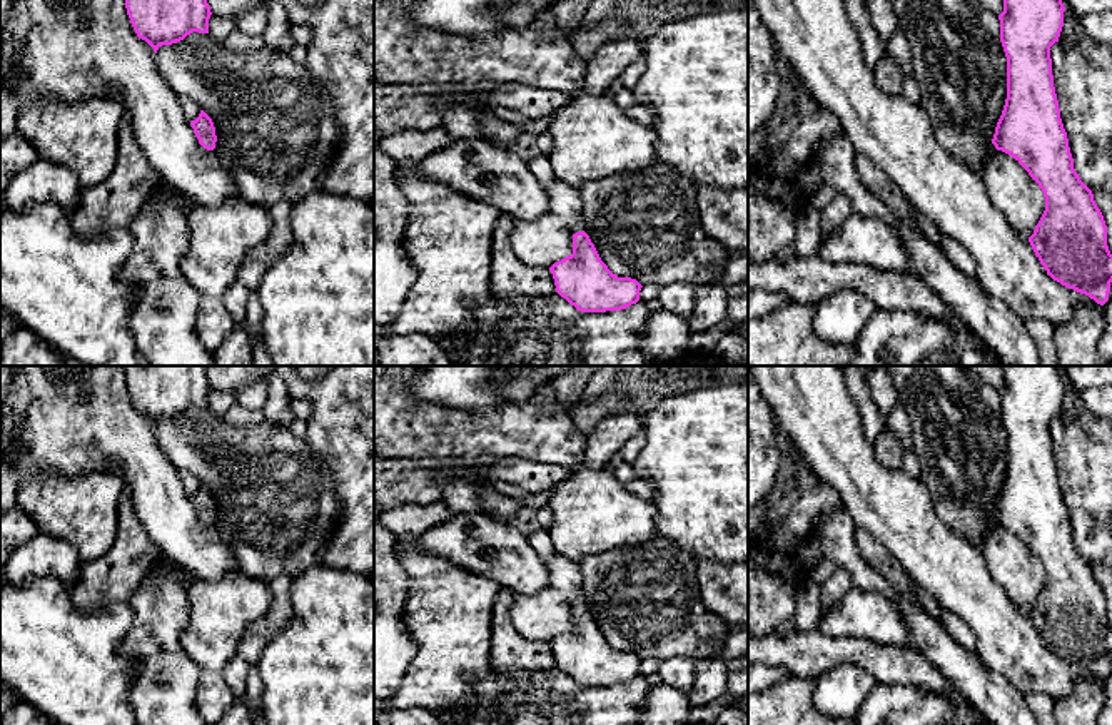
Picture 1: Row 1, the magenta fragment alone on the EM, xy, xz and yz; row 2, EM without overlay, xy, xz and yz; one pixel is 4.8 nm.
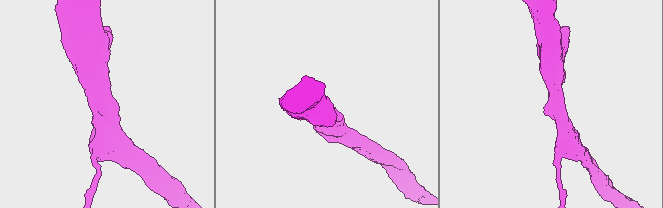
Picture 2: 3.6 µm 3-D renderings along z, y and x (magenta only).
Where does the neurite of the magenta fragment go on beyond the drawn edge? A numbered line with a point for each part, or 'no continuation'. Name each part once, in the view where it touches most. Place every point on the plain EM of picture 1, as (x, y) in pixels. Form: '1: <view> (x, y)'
1: xz (565, 575)

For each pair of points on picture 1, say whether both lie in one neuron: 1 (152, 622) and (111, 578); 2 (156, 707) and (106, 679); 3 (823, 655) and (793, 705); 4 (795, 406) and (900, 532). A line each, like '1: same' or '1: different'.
1: different
2: different
3: different
4: same

